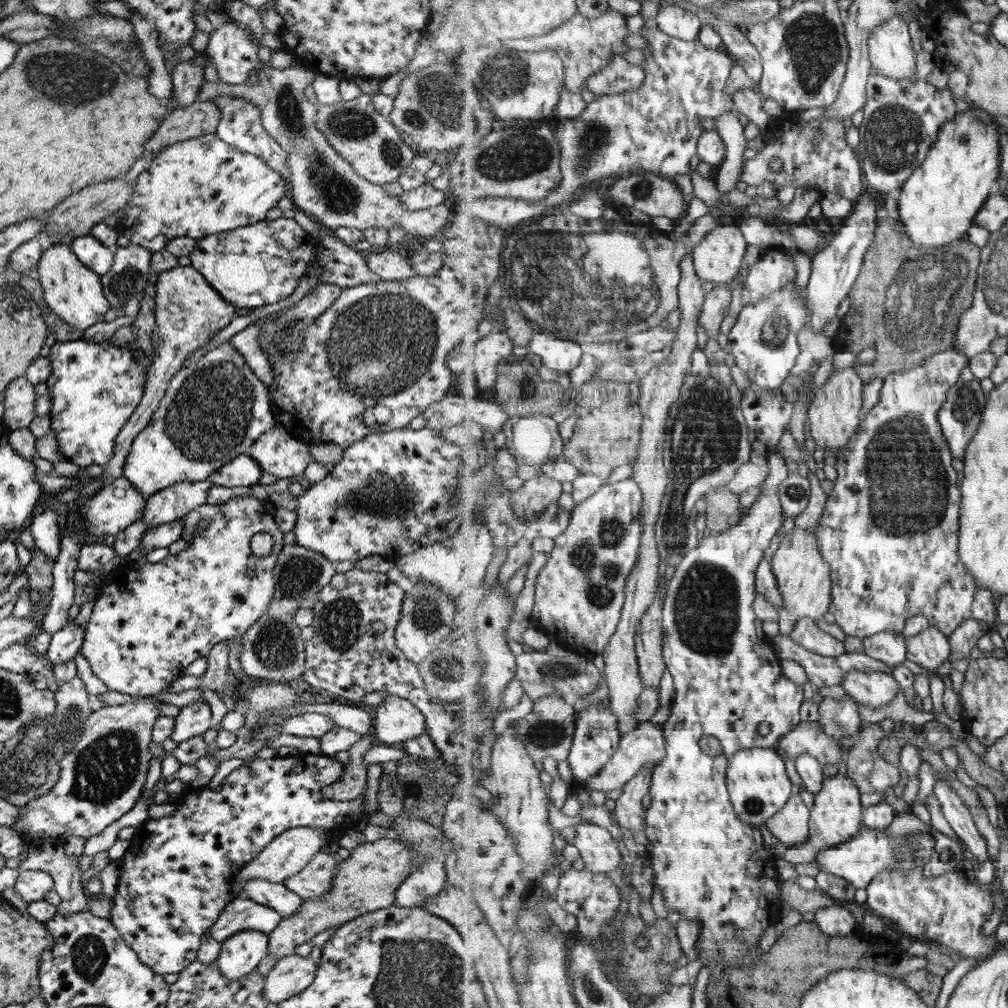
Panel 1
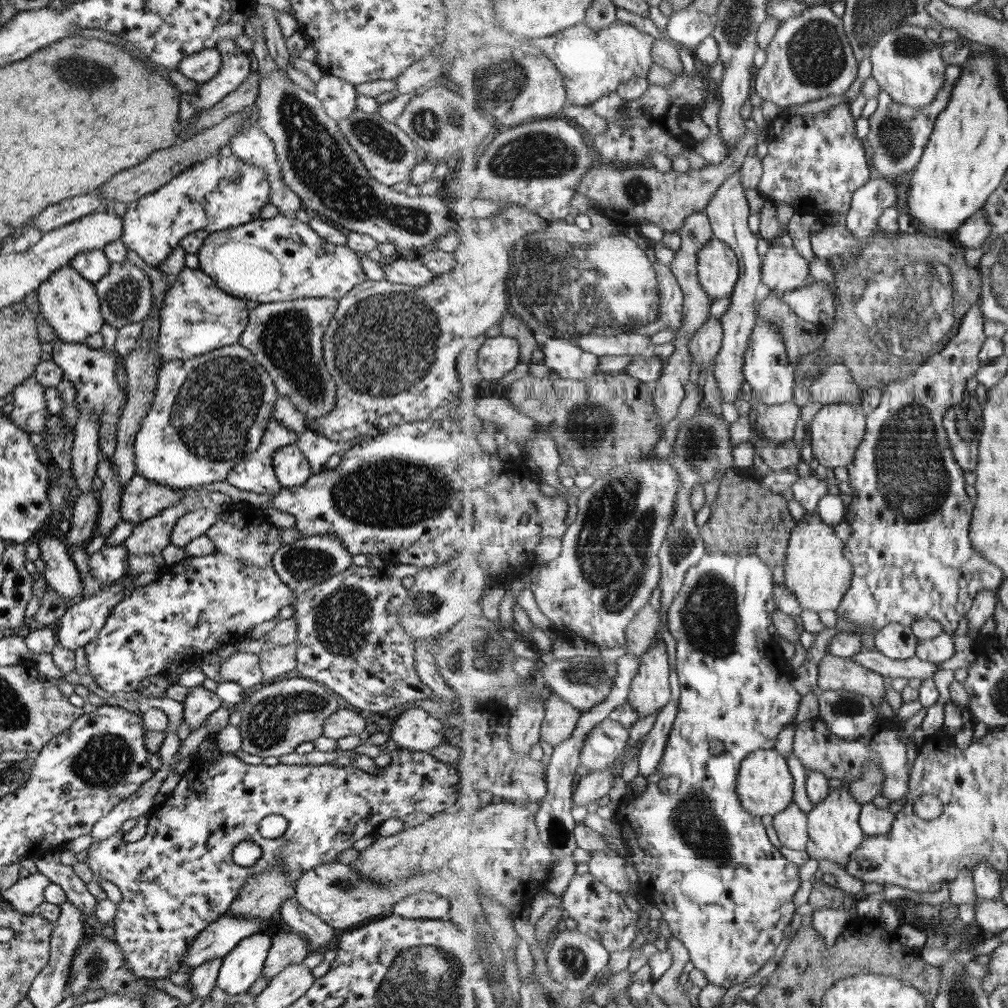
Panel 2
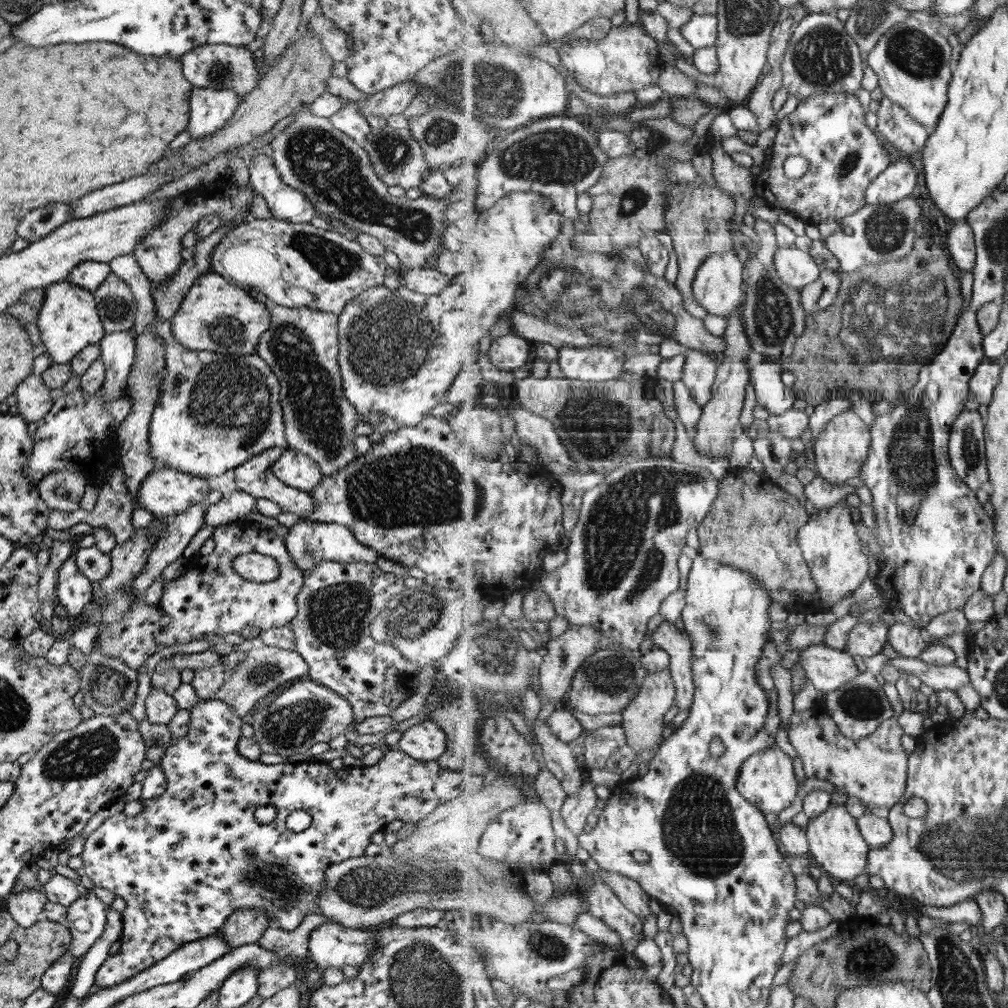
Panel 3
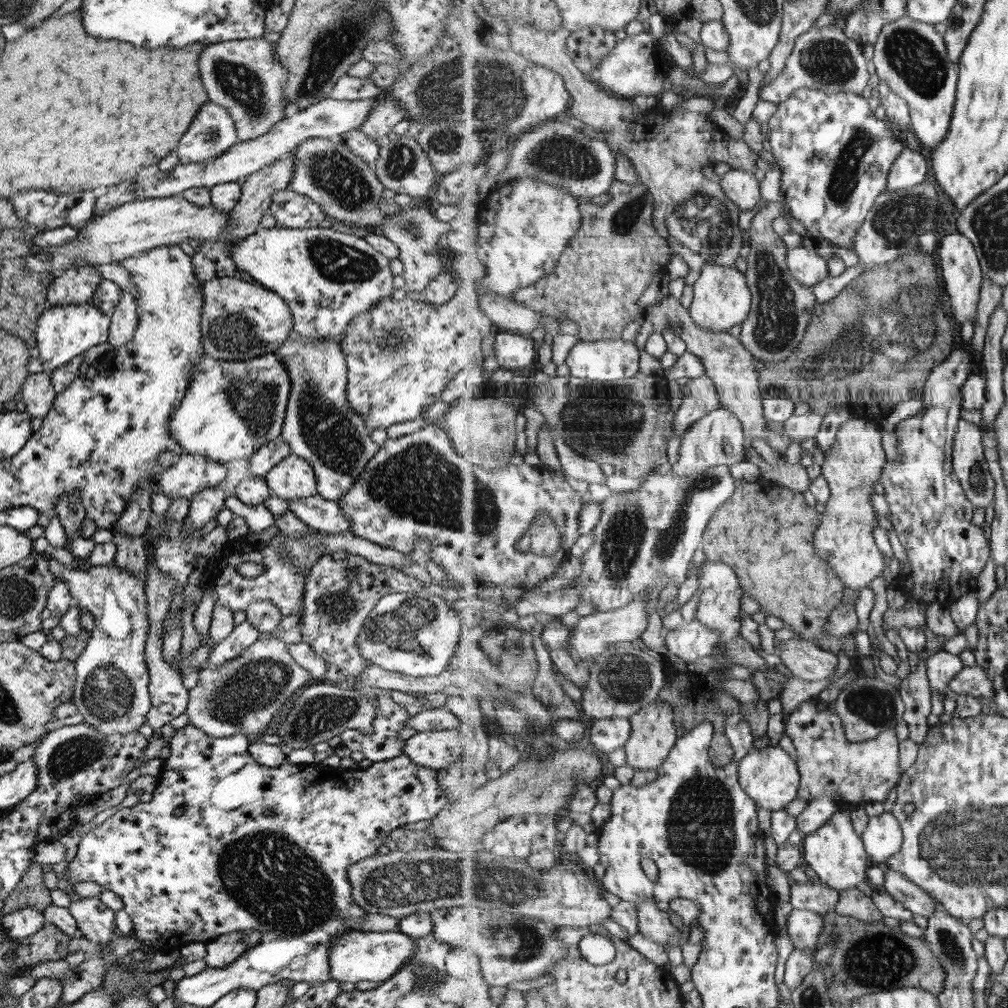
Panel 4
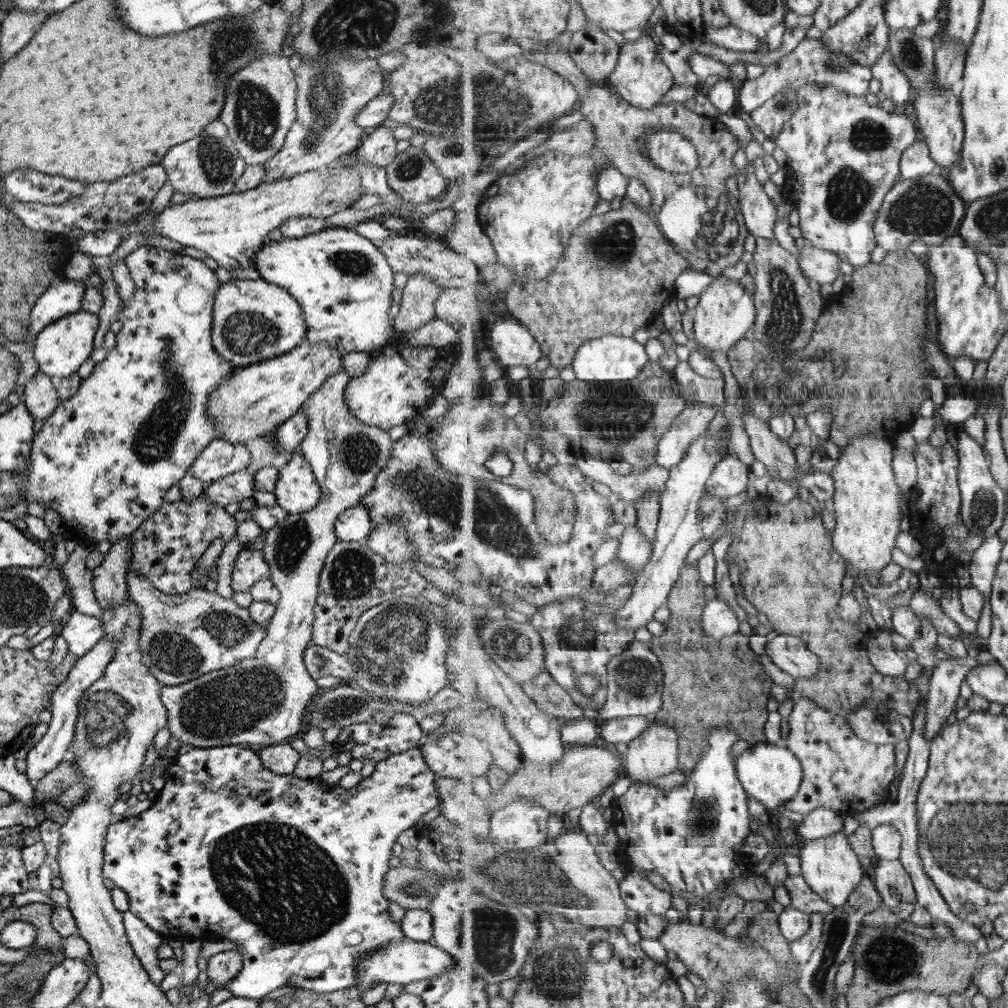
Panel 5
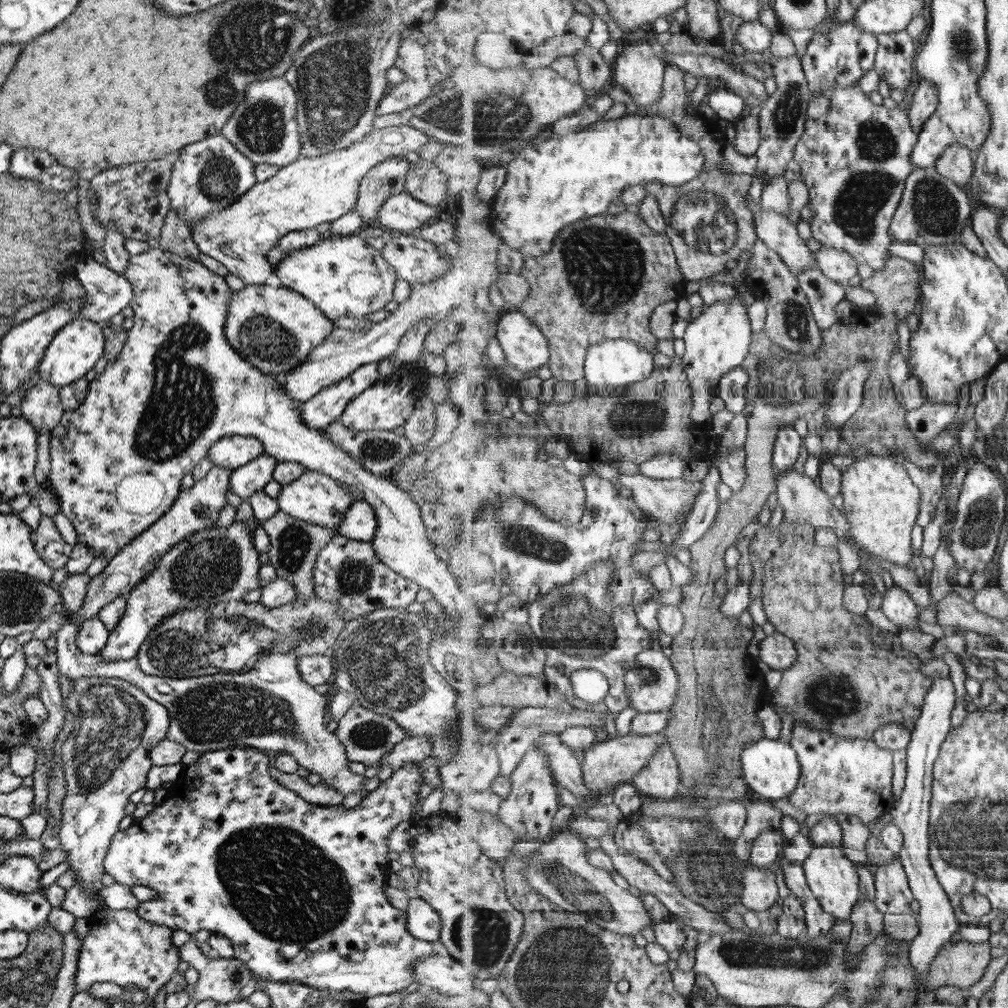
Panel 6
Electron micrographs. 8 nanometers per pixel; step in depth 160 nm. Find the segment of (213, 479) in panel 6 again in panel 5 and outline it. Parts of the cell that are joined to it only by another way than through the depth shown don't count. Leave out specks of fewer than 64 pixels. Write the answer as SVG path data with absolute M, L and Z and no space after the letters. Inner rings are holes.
M207 484L204 485L199 497L189 501L165 502L152 515L149 515L139 526L132 532L130 537L130 561L127 565L127 571L133 571L149 579L156 589L163 594L173 596L174 594L183 594L192 588L190 572L195 562L201 556L213 538L221 538L223 542L229 542L234 538L236 531L235 519L228 513L223 511L224 506L217 506L207 501L205 490Z

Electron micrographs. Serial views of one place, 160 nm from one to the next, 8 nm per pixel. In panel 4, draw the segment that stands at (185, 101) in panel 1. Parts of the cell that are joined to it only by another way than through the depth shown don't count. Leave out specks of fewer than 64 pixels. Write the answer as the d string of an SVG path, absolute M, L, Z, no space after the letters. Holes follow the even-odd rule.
M259 38L205 45L198 56L198 73L208 99L229 111L238 141L251 140L284 119L287 104L282 98L286 70L279 64L273 44Z

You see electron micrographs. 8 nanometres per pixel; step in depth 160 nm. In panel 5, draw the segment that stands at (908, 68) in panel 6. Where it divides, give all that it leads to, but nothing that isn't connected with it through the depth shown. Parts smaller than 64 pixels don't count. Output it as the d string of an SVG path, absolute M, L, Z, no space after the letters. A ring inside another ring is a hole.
M888 48L872 68L874 78L880 81L881 92L899 106L908 105L912 93L911 83L908 76L896 67Z

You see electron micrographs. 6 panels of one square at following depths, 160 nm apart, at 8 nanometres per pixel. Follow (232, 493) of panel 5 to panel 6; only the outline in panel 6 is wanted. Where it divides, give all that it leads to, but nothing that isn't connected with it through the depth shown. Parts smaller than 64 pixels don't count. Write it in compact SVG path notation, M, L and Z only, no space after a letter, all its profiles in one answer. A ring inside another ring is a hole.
M261 454L239 468L233 469L228 480L228 492L240 499L248 499L251 494L261 491L271 480L271 473L278 460Z

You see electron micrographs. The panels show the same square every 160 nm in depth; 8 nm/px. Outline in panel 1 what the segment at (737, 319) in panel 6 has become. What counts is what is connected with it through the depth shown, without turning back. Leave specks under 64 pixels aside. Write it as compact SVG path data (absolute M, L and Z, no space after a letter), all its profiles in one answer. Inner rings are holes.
M721 223L692 252L696 274L709 287L737 278L749 245L738 224Z

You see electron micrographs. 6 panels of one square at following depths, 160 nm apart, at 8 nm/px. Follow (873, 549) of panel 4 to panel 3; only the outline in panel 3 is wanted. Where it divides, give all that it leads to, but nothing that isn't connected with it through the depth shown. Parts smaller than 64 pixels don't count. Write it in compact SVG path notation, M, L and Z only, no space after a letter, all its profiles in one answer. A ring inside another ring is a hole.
M854 409L834 416L815 439L814 447L815 465L823 478L833 483L833 486L845 486L843 482L851 478L859 478L861 467L865 464L871 448L871 431ZM843 501L833 507L815 510L808 522L802 524L798 543L818 586L818 596L827 609L835 606L847 594L855 592L871 572L869 558L861 550L857 526Z

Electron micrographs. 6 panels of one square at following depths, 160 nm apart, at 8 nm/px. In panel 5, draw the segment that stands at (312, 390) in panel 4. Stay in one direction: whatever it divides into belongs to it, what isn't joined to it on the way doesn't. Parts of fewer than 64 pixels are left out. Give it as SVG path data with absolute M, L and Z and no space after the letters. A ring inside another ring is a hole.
M339 369L336 373L333 373L331 376L328 376L324 383L317 387L305 400L301 403L300 411L304 414L306 419L306 435L302 438L302 441L298 444L297 452L301 456L305 457L311 472L314 474L316 479L317 486L321 490L321 498L317 501L317 504L304 512L302 514L285 517L281 522L274 525L273 528L269 528L266 531L265 541L263 547L260 550L263 560L267 563L269 567L269 580L271 584L277 588L279 592L279 601L275 606L275 610L265 629L265 637L259 642L255 653L252 658L235 660L235 664L231 664L228 667L216 668L211 672L203 673L201 676L195 678L194 680L187 681L185 684L179 684L174 686L160 686L159 688L159 700L166 709L168 714L167 718L167 728L171 736L177 738L183 746L193 746L193 748L213 748L219 746L233 746L233 744L247 746L248 748L258 749L261 747L273 746L277 744L287 744L288 741L295 737L301 737L301 732L307 728L305 722L305 710L307 710L307 705L311 702L311 698L319 692L318 687L316 686L315 680L311 679L311 676L308 675L307 669L305 668L302 654L304 648L308 645L310 640L311 631L312 631L312 620L313 616L313 607L315 602L315 597L318 593L318 576L320 570L322 569L326 554L329 552L331 546L333 546L338 540L334 533L334 522L337 516L341 512L347 510L358 504L358 501L372 488L374 483L375 475L384 467L384 464L387 462L388 456L391 452L391 443L392 441L387 436L386 431L381 430L377 427L369 426L368 424L363 424L360 420L357 420L348 410L344 404L343 398L343 389L347 384L349 375L344 371L344 369Z

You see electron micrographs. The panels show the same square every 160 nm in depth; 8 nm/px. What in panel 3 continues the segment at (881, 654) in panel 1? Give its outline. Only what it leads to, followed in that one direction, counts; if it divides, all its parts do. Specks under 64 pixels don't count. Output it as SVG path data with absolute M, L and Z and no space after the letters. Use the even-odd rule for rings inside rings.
M893 623L888 632L888 650L904 657L917 658L928 647L919 626Z

